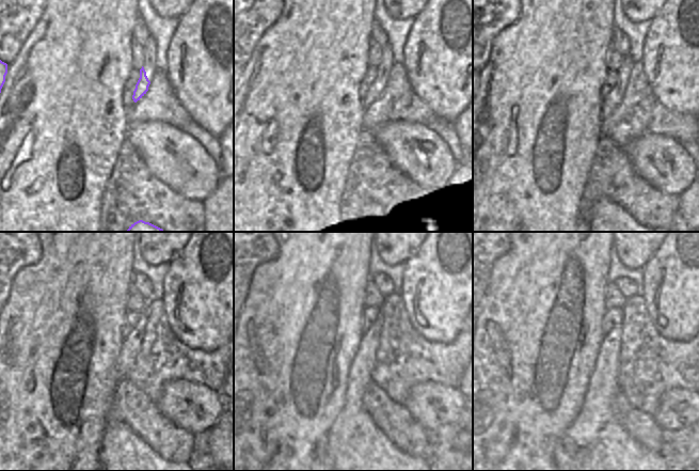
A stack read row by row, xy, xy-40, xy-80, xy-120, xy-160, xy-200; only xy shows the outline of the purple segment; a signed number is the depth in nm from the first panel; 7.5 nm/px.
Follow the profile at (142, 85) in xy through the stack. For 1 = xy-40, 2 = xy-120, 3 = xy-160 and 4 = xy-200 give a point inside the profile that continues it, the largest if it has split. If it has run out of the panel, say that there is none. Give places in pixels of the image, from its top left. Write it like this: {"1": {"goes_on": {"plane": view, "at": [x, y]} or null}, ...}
{"1": {"goes_on": {"plane": "xy-40", "at": [378, 87]}}, "2": {"goes_on": {"plane": "xy-120", "at": [131, 344]}}, "3": {"goes_on": {"plane": "xy-160", "at": [359, 449]}}, "4": {"goes_on": {"plane": "xy-200", "at": [594, 449]}}}

